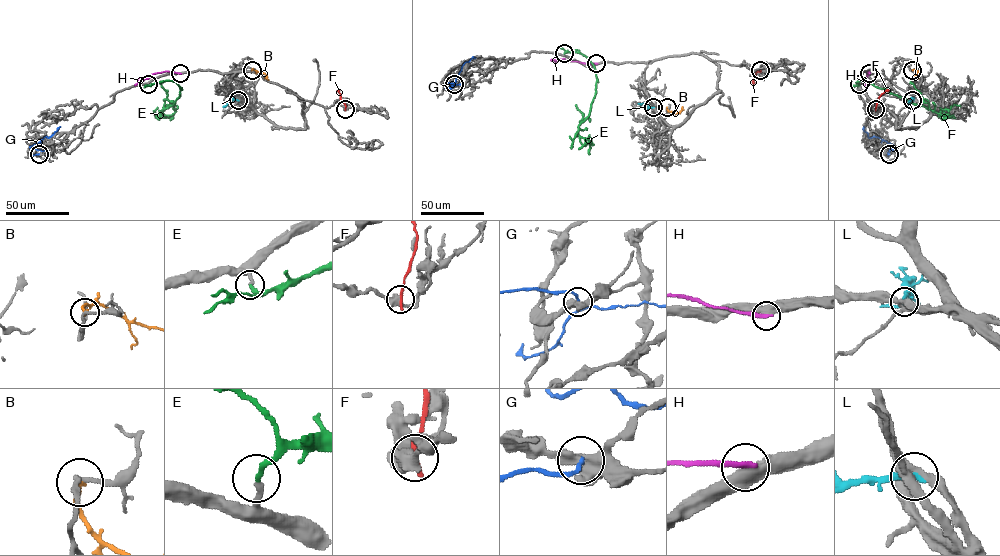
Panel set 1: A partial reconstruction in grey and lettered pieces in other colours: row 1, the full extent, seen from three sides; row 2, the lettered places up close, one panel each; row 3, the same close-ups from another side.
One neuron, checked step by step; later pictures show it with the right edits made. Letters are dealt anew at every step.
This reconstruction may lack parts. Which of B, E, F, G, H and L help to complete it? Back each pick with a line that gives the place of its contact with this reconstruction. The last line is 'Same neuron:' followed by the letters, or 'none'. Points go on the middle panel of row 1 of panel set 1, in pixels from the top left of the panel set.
E: Touches grey at (564, 53)
Same neuron: E

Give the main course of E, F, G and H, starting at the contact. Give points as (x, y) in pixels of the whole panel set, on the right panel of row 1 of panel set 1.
E: (859, 85), (860, 80), (869, 81), (943, 115), (948, 114), (954, 105), (960, 106)
F: (875, 109), (876, 101), (888, 90)
G: (889, 154), (892, 145), (876, 136), (869, 138), (863, 126)
H: (869, 73), (868, 71), (864, 79), (865, 85)

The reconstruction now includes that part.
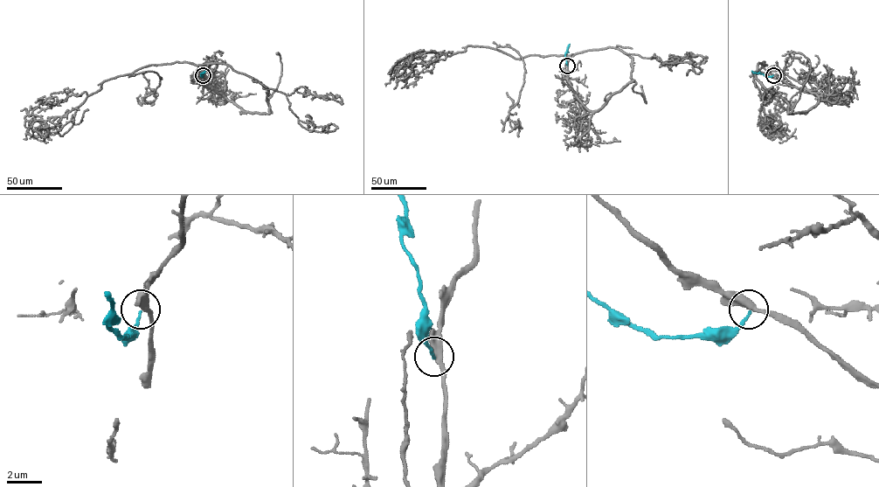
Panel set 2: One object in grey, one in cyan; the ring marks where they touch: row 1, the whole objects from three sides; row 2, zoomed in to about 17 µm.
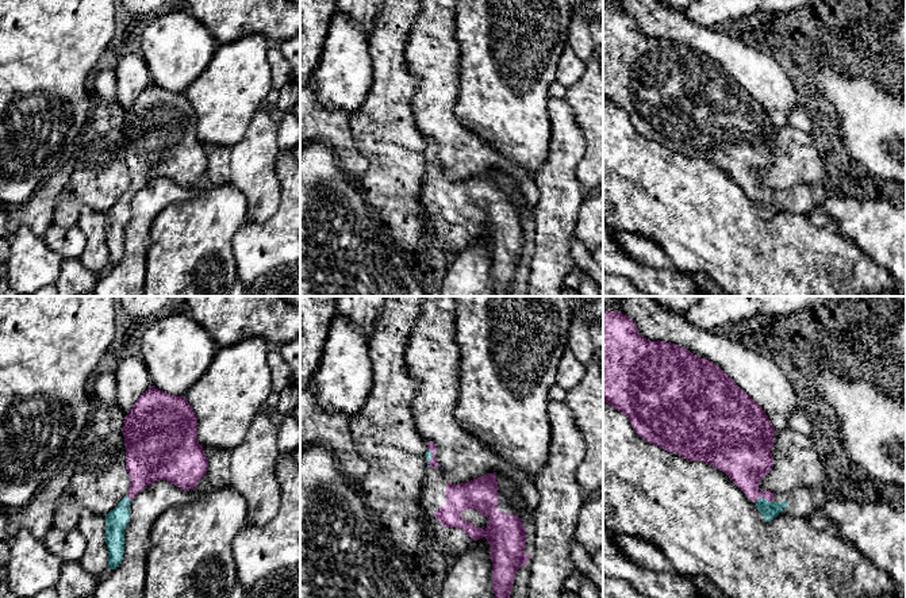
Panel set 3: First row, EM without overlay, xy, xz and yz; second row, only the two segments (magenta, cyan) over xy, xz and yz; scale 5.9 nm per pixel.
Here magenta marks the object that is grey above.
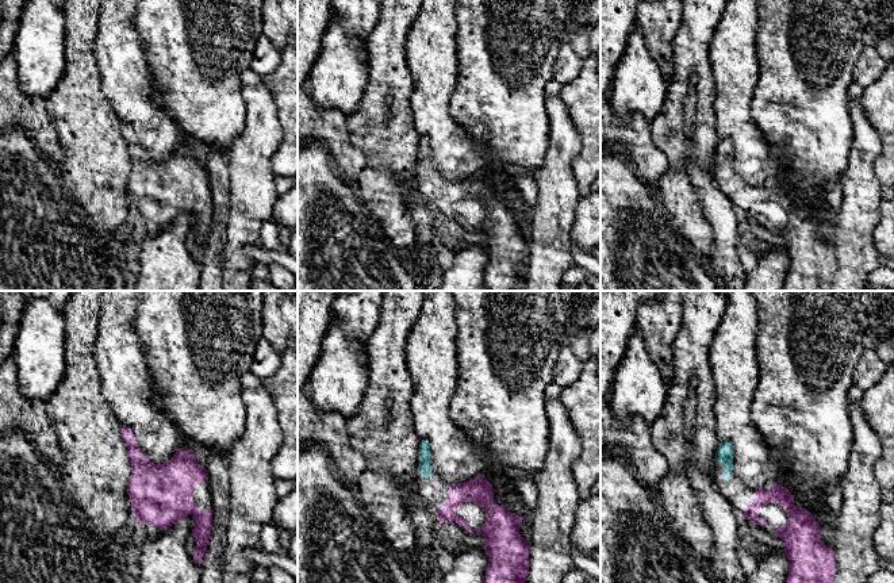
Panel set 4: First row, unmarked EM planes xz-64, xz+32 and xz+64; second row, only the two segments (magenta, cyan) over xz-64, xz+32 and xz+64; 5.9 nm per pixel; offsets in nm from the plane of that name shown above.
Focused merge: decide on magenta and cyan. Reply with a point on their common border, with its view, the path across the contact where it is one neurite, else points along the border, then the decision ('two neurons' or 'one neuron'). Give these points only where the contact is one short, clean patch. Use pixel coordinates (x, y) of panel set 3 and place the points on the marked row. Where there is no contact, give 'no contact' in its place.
yz (764, 498) | across yz (747, 460), (748, 485), (764, 498), (770, 510) | one neuron

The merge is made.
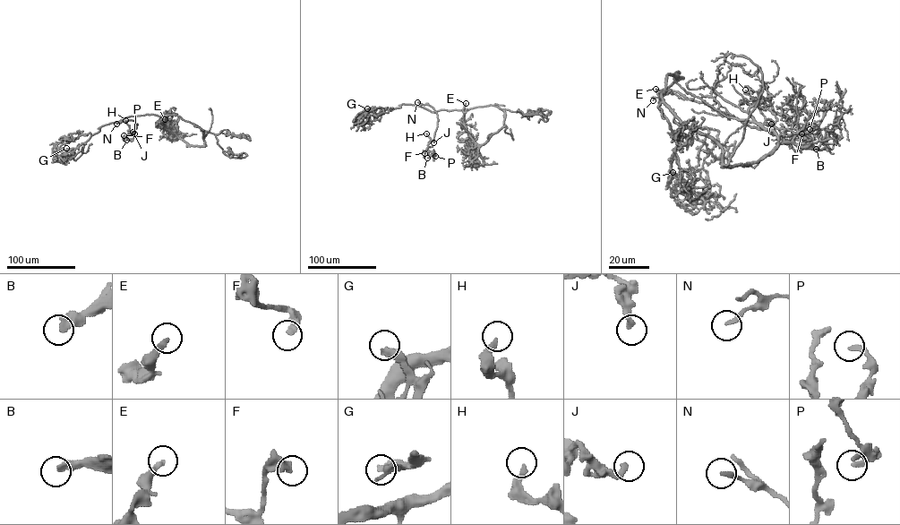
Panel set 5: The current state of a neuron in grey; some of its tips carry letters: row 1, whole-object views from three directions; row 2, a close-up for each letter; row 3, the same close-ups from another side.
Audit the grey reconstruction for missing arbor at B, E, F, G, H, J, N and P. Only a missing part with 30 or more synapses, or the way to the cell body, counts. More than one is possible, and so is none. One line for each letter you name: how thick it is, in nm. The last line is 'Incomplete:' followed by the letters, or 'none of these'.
G: 380 nm
Incomplete: G

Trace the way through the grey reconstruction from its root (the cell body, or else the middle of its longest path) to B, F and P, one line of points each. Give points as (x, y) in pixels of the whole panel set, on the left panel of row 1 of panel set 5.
B: (148, 115), (130, 116), (119, 122), (132, 120), (136, 124), (133, 133), (126, 136), (131, 140), (126, 140)
F: (148, 115), (122, 119), (119, 123), (132, 120), (136, 124), (124, 141), (124, 135)
P: (148, 115), (130, 116), (119, 122), (133, 120), (136, 128), (126, 137), (132, 138), (134, 133)

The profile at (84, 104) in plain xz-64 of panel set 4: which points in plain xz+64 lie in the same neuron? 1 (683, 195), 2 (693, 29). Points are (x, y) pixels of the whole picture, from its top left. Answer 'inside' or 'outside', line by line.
1: inside
2: inside

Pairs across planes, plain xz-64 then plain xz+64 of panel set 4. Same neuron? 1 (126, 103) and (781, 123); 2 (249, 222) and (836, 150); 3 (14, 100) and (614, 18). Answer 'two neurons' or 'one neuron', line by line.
1: two neurons
2: two neurons
3: two neurons

